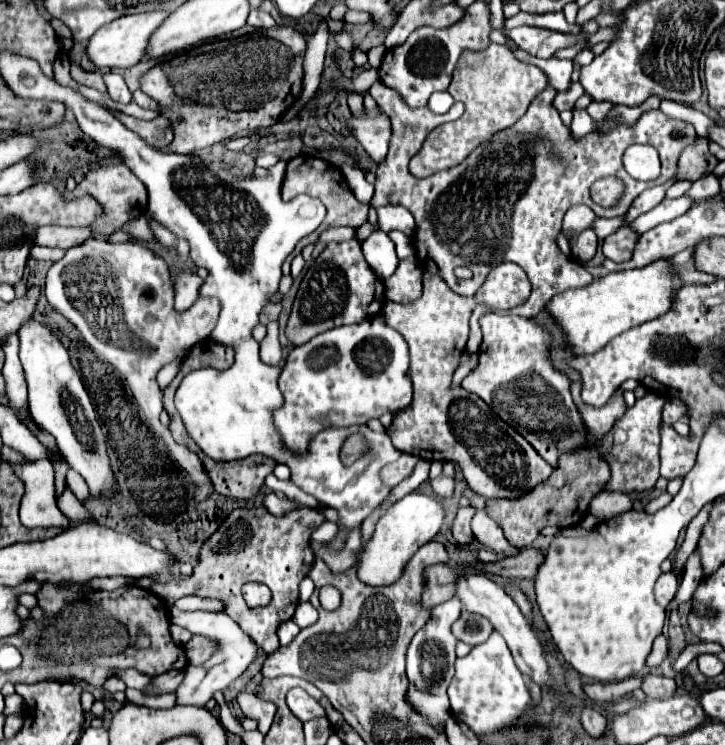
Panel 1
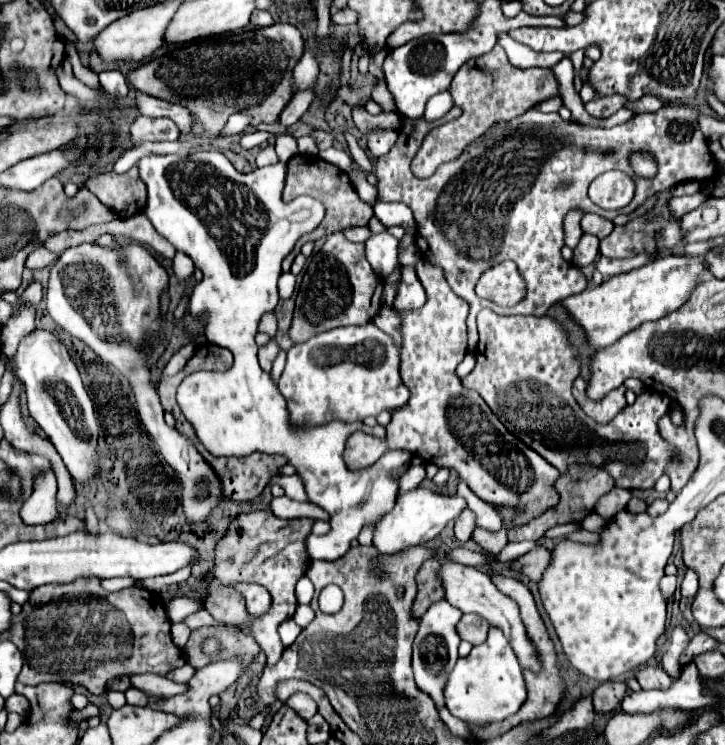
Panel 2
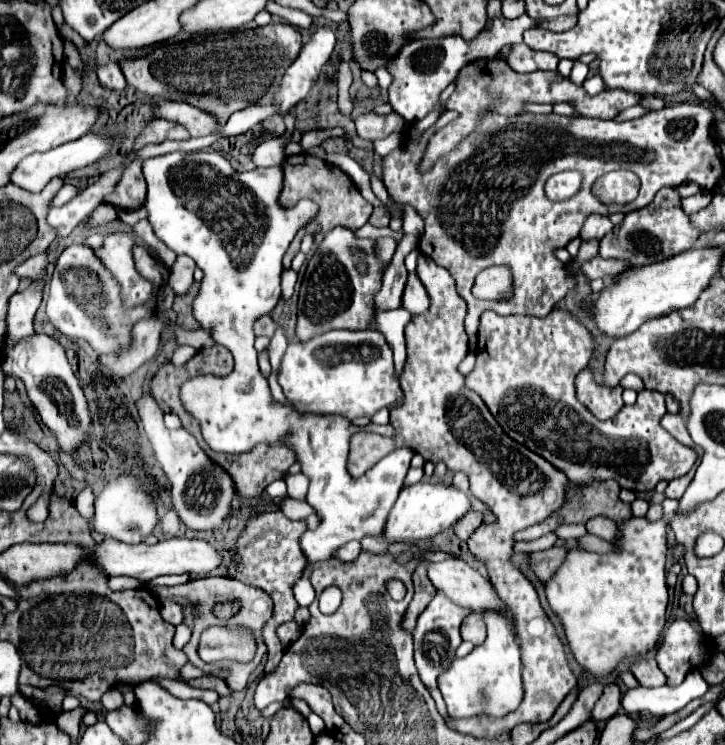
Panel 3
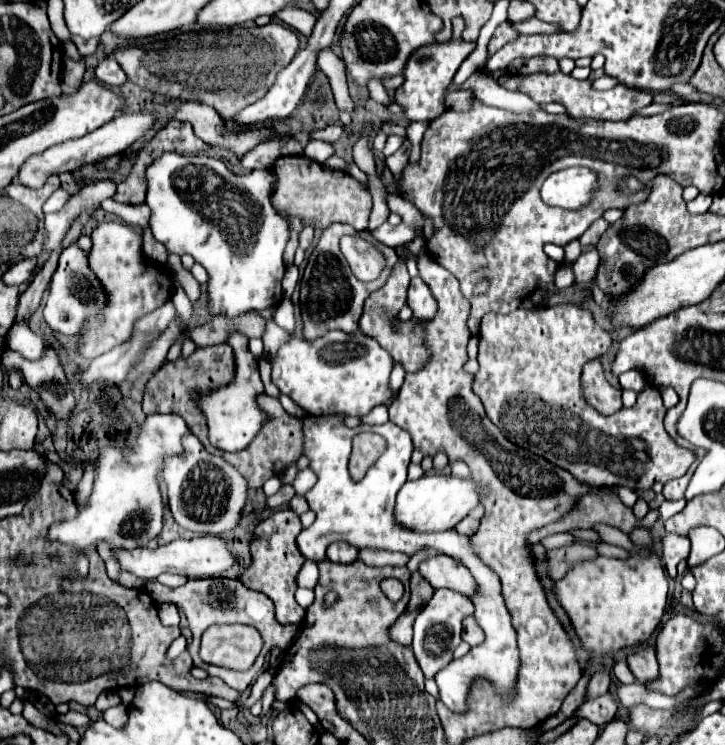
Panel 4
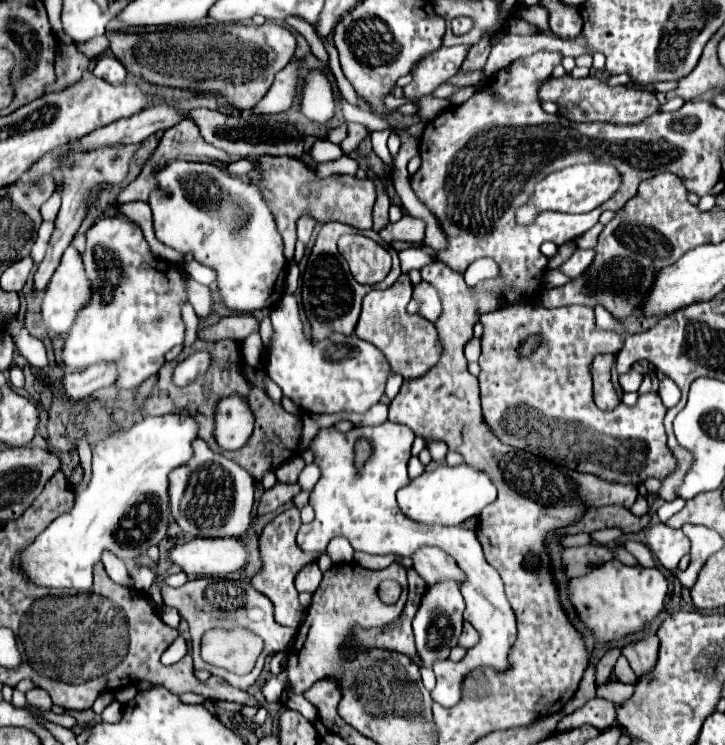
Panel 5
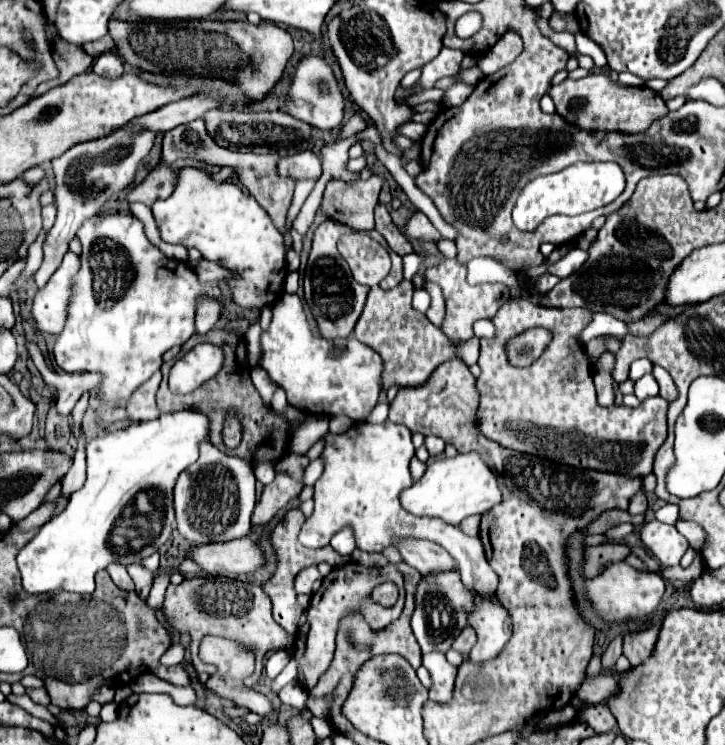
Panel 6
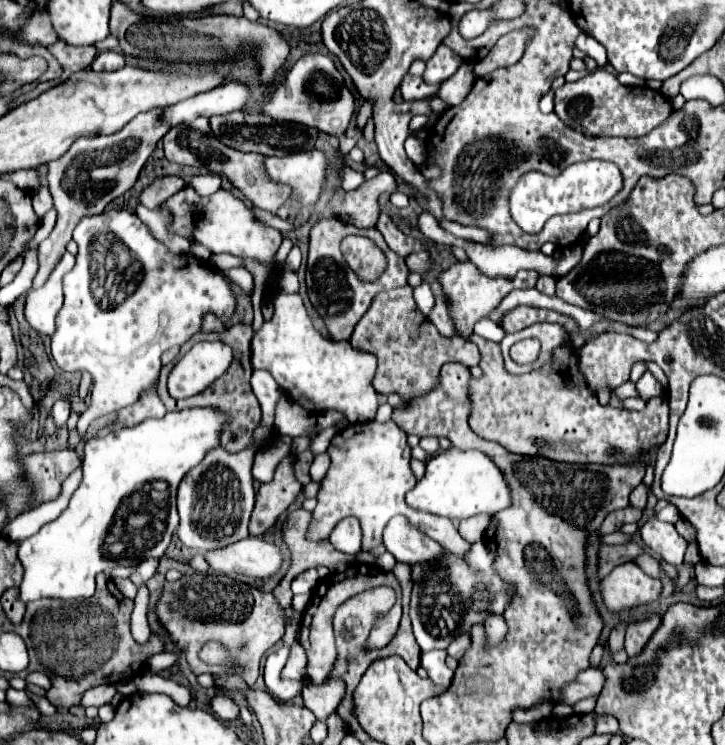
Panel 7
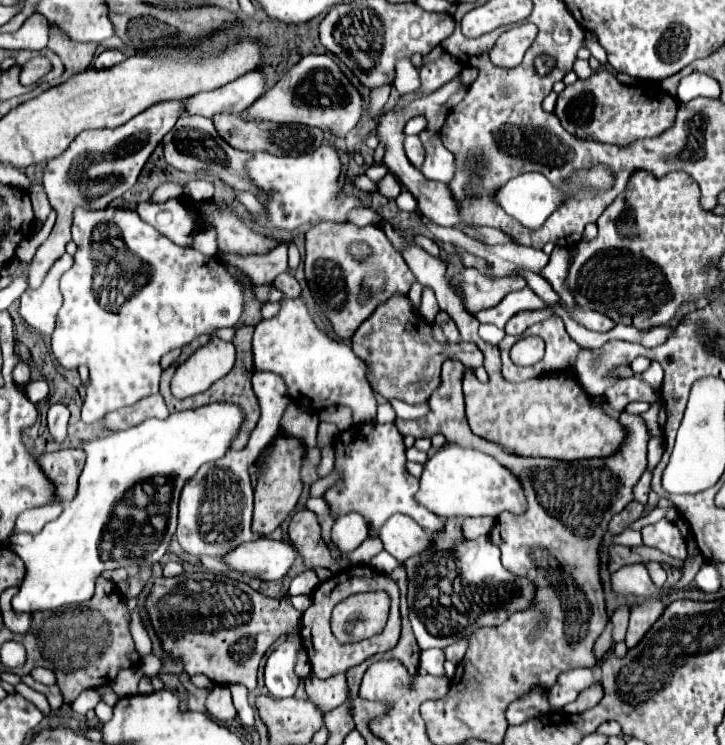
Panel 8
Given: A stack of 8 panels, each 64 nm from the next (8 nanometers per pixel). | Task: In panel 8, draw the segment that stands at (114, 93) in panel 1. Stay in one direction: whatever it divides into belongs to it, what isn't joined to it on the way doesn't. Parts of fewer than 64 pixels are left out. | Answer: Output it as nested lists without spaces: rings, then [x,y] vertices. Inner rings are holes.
[[[102,50],[98,56],[96,56],[96,60],[94,60],[94,68],[96,70],[106,70],[106,68],[112,68],[112,66],[116,66],[116,64],[120,64],[122,60],[124,60],[126,56],[120,52],[120,50]]]

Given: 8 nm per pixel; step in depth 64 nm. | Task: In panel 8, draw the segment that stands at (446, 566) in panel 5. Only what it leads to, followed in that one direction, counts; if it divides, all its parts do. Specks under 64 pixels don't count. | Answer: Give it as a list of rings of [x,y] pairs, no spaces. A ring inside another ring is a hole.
[[[394,514],[388,518],[384,526],[380,526],[378,538],[384,544],[384,550],[402,562],[420,554],[430,544],[428,532],[424,532],[424,528],[406,514]]]

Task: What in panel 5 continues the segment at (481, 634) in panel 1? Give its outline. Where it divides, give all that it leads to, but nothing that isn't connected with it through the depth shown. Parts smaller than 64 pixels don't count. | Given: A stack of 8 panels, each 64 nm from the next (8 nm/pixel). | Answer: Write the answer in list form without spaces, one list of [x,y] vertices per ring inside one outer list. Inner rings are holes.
[[[464,622],[464,630],[462,630],[462,636],[460,636],[460,640],[458,640],[458,646],[470,650],[478,640],[480,640],[480,636],[478,636],[478,632],[474,630],[474,626],[468,624],[468,622]]]

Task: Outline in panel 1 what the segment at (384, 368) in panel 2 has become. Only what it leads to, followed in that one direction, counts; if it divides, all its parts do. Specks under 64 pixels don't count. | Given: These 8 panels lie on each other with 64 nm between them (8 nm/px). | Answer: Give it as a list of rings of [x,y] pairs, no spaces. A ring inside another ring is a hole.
[[[376,316],[376,318],[368,318],[368,320],[360,322],[360,324],[350,324],[350,326],[332,328],[332,330],[328,330],[328,332],[324,332],[324,334],[314,336],[310,342],[306,342],[306,344],[302,344],[302,346],[294,346],[292,352],[288,354],[286,366],[284,366],[284,370],[282,370],[282,374],[280,374],[280,380],[278,380],[280,390],[282,390],[282,394],[284,394],[284,406],[276,412],[274,422],[276,422],[276,426],[278,426],[278,430],[280,430],[282,438],[284,438],[284,442],[286,442],[286,446],[288,446],[292,452],[306,452],[308,440],[310,440],[316,432],[320,432],[320,430],[324,430],[324,428],[330,428],[330,426],[364,424],[366,420],[370,420],[370,418],[380,418],[380,416],[386,414],[386,412],[396,414],[396,412],[400,412],[400,410],[404,410],[404,408],[412,402],[412,384],[410,384],[406,372],[408,372],[408,346],[406,346],[406,342],[404,342],[404,338],[402,338],[396,330],[392,330],[388,324],[384,324],[378,316]]]

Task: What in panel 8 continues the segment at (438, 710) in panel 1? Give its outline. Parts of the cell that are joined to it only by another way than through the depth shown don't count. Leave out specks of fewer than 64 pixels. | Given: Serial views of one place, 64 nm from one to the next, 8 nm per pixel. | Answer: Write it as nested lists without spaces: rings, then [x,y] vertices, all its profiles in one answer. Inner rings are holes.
[[[448,518],[444,532],[432,536],[432,548],[416,558],[398,562],[376,554],[370,560],[370,566],[384,574],[390,574],[400,564],[406,566],[408,574],[408,618],[420,650],[444,648],[456,640],[470,638],[476,628],[498,626],[508,616],[528,610],[536,598],[536,584],[532,584],[532,580],[518,578],[502,566],[500,548],[492,538],[464,538],[456,518]],[[446,552],[448,556],[440,556]]]

